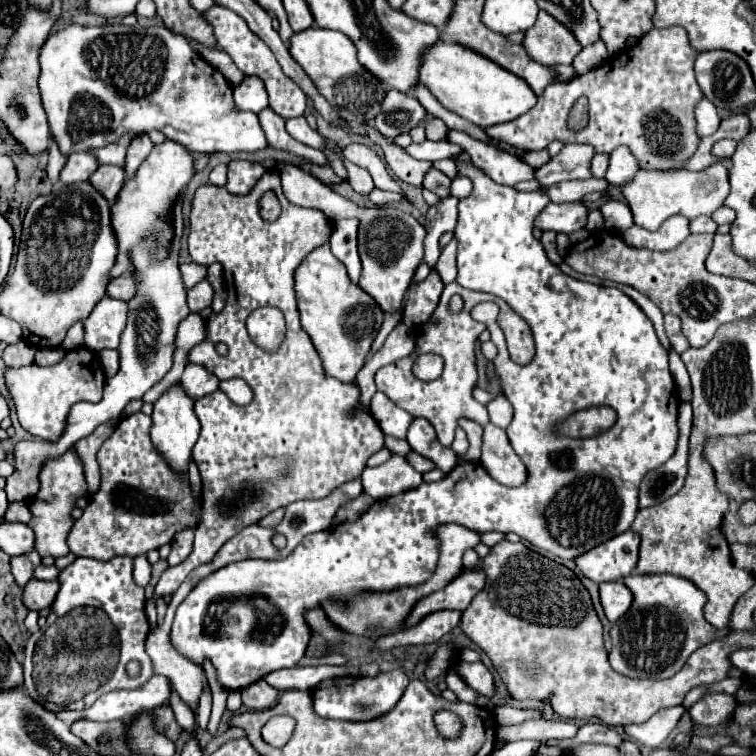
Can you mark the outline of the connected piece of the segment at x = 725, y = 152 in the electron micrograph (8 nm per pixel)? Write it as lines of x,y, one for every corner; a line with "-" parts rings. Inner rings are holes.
721,139
721,141
717,141
713,145
711,153
715,157
731,157
735,153
735,147
737,147
737,141
733,141
733,139

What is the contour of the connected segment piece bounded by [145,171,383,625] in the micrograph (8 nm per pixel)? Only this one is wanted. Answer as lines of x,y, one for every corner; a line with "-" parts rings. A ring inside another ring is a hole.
267,171
259,179
255,189
247,195
233,195
225,187
215,187
215,185
203,185
195,193
193,209
189,217
189,235
187,235
189,253
195,263
211,265
217,261
223,265
223,277
227,281
229,297
227,297
225,309
221,313
213,313
207,319
207,339
191,349
189,361
207,367
219,379
233,379
233,377
245,379
251,385
255,397
247,407
235,405
223,391
215,391
211,395
201,397
201,401
195,401
195,413
199,419
203,419
199,441
193,447
193,459
203,479
203,491
201,491
203,515
201,515
201,525
195,531
195,543
193,543
191,555
179,565
165,569
159,583
155,585
153,597
145,605
145,613
151,625
157,619
155,615
157,595
173,595
177,587
185,581
185,577
195,567
213,559
213,555
221,549
225,541
235,537
247,525
257,523
267,513
279,507
287,507
291,501
327,497
339,485
351,479
357,479
363,473
367,459
383,447
383,431
379,429
377,421
371,415
357,411
354,417
345,417
345,411
358,410
359,389
357,385
341,383
339,379
333,379
325,373
309,335
299,325
299,311
295,303
297,299
295,279
293,279
295,269
313,249
329,243
329,239
331,239
329,217
323,211
305,209
305,207
297,207
289,203
281,191
281,179
277,171
-
269,189
275,191
275,195
281,201
281,217
277,221
265,221
259,215
259,199
-
265,305
277,307
285,315
285,339
273,355
257,347
249,339
247,327
245,327
245,319
249,317
249,313
-
215,343
225,343
229,347
229,353
225,357
219,355
215,351

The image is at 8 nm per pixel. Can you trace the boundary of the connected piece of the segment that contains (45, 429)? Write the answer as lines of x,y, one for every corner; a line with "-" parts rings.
87,347
69,351
57,365
51,367
29,365
21,369
7,369
5,379
9,393
13,395
21,427
31,435
47,441
57,441
61,437
67,425
67,415
77,401
101,401
105,385
105,373
101,369
99,357

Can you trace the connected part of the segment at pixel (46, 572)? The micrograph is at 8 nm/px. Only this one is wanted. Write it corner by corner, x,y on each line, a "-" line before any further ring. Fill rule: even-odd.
39,565
39,567
35,569
35,577
37,577
37,579
43,579
43,581
53,581
53,579
57,579
57,575
59,575
59,569
57,569
55,565
51,565
51,567

